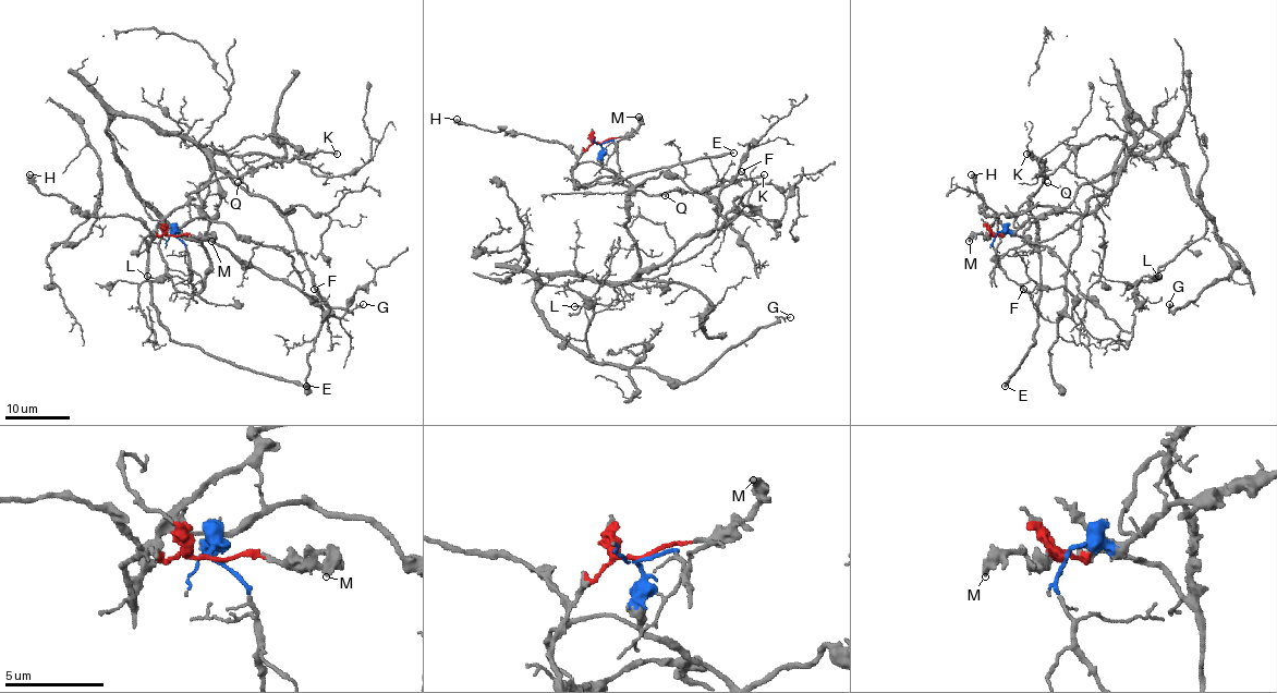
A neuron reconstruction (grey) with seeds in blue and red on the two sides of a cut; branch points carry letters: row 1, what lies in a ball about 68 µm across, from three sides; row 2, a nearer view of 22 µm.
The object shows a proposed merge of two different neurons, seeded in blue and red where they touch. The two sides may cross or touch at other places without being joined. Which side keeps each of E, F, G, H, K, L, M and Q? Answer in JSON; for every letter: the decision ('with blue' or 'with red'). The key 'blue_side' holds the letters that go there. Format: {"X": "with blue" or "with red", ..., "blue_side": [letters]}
{"E": "with red", "F": "with blue", "G": "with blue", "H": "with red", "K": "with red", "L": "with blue", "M": "with red", "Q": "with red", "blue_side": ["F", "G", "L"]}

